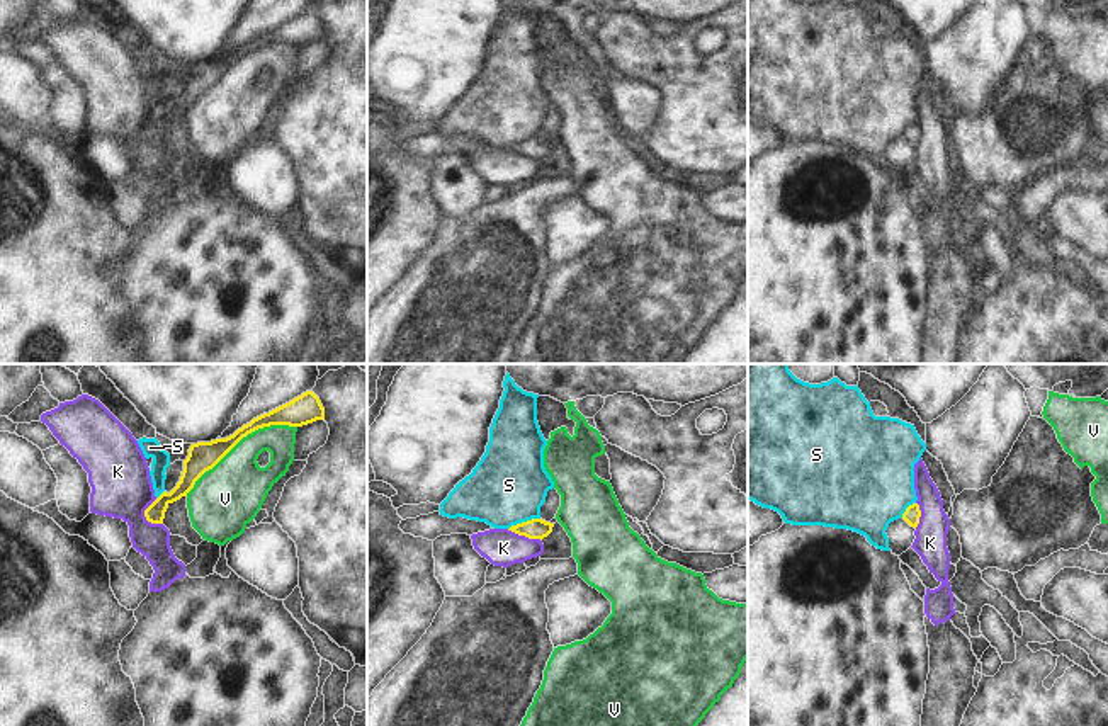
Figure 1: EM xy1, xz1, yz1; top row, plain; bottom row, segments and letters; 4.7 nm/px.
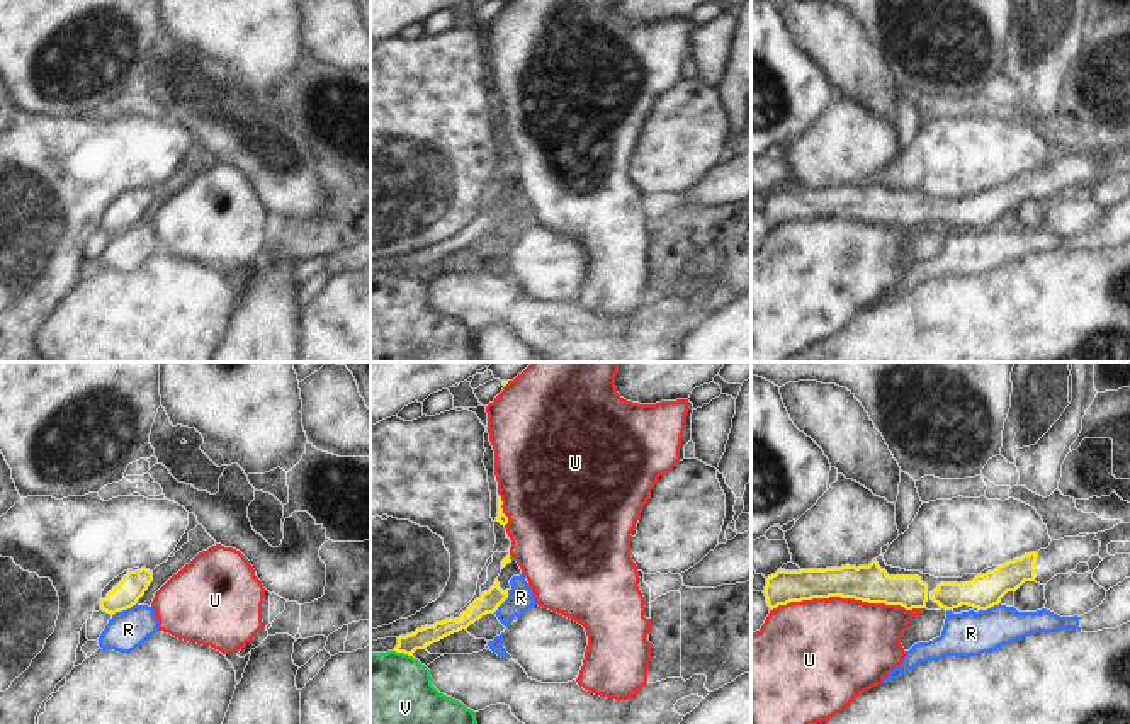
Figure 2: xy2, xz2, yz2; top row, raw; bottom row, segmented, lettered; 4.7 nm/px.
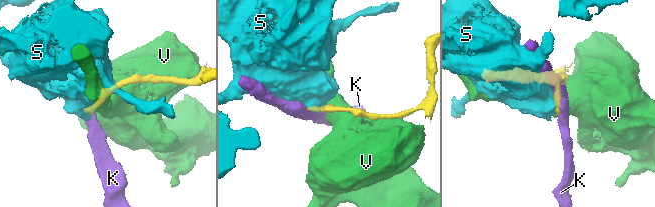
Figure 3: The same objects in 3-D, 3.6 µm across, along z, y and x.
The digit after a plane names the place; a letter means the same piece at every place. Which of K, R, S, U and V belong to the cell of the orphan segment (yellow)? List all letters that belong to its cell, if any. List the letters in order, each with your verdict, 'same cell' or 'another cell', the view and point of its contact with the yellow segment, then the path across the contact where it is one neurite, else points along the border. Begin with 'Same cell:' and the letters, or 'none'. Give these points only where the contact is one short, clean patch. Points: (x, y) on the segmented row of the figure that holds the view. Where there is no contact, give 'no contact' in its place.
Same cell: none
K: another cell | xy1 (145, 512) | along xy1 (157, 499), (145, 510), (145, 517), (152, 524)
R: another cell | xy2 (124, 609)
S: another cell | xz1 (524, 522) | along xz1 (539, 517), (517, 522), (508, 529)
U: another cell | yz2 (845, 597)
V: another cell | xy1 (238, 441)

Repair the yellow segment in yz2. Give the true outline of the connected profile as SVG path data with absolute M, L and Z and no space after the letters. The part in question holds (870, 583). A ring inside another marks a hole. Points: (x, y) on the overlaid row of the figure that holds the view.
M877 561L858 568L780 569L766 578L763 593L770 610L790 602L829 597L901 605L906 610L924 608L928 602L928 585L919 576L889 576Z

